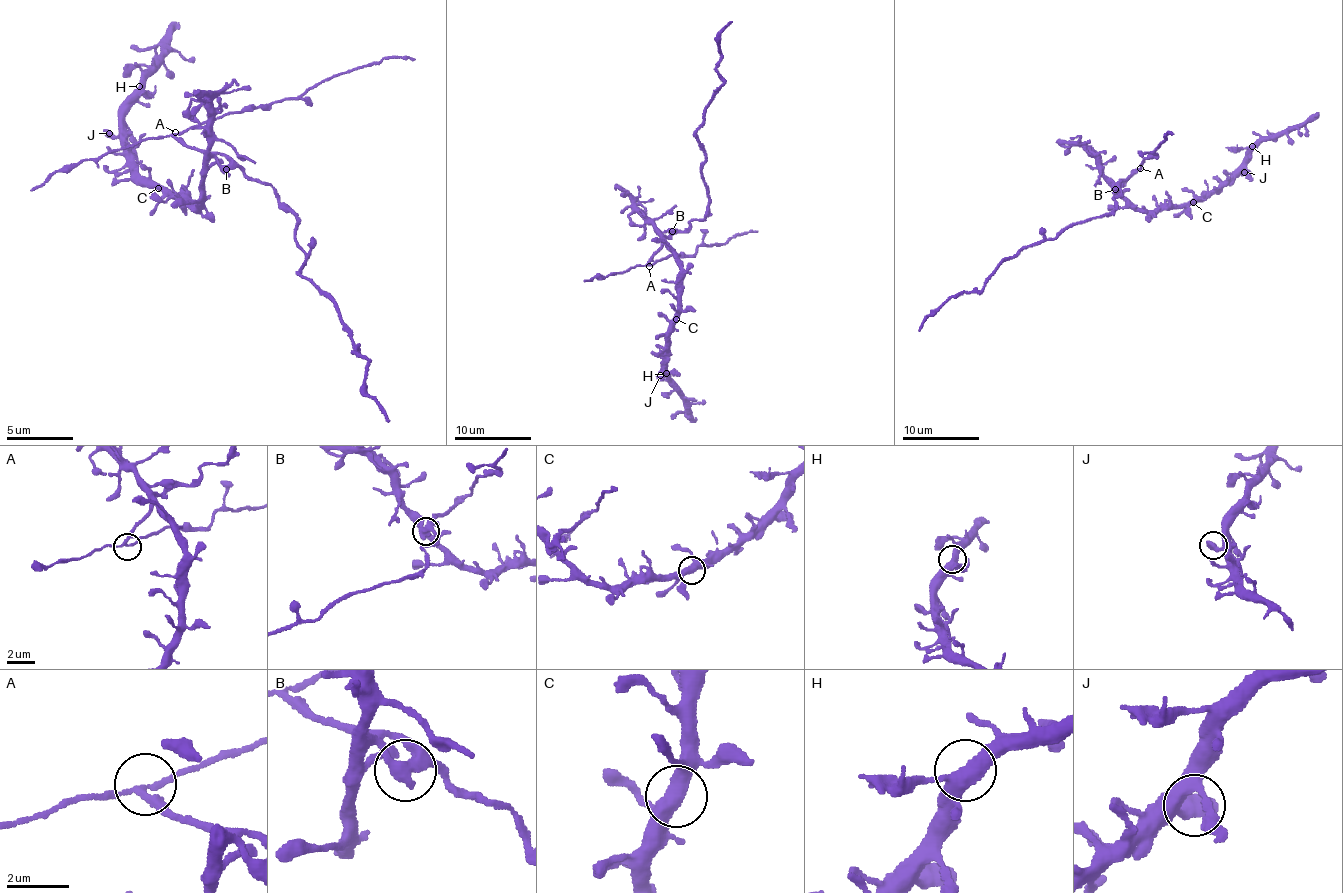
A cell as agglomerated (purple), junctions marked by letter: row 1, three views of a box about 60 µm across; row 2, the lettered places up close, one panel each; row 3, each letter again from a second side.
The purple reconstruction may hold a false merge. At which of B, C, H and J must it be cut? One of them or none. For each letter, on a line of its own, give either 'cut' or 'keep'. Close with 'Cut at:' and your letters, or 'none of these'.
B: cut
C: keep
H: keep
J: keep
Cut at: B

